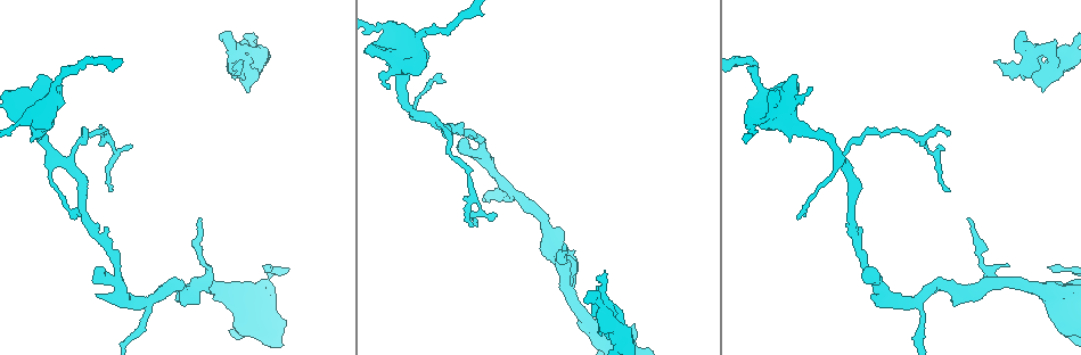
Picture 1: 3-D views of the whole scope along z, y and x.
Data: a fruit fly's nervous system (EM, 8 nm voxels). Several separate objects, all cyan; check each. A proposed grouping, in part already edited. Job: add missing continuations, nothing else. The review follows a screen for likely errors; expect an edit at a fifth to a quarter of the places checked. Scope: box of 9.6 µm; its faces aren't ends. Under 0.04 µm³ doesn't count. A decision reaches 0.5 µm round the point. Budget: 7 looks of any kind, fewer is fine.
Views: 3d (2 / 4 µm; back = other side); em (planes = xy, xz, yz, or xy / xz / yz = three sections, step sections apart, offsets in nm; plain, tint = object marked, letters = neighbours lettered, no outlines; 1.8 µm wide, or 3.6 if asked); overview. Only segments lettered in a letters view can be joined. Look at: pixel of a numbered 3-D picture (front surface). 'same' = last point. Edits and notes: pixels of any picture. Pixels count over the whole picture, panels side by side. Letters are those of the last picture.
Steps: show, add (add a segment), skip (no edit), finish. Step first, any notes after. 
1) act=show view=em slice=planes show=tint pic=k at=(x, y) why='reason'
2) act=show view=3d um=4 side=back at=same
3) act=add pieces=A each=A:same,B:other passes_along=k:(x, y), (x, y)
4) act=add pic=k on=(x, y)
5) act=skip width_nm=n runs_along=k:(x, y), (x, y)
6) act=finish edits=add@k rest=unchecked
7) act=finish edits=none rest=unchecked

act=show view=3d um=2 pic=1 at=(874, 294) why='free end'

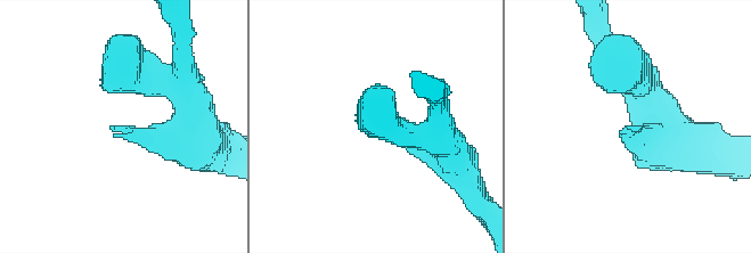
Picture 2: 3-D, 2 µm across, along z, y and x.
act=show view=em slice=planes show=letters pic=2 at=(114, 126)

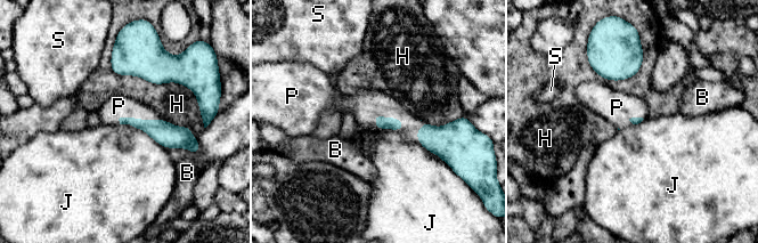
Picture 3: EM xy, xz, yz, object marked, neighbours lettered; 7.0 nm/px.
act=add pieces=P each=B:other,H:other,J:other,P:same,S:other found='it goes on there'

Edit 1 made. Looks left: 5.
act=show view=overview why='redraw'

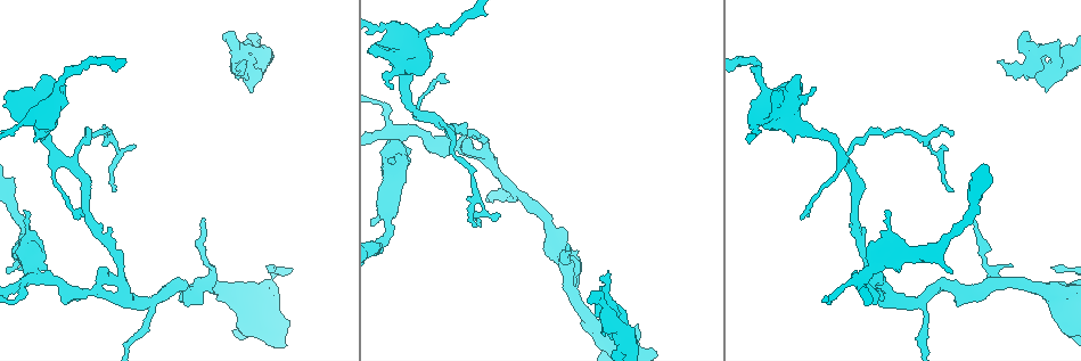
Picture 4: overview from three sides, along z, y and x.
act=show view=em slice=planes show=letters pic=4 at=(250, 89) why='free end'

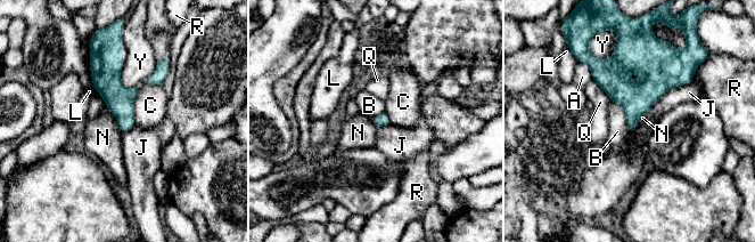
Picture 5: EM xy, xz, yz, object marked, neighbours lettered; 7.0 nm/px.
act=skip each=A:other,B:other,C:other,J:other,L:other,N:other,Q:other,R:other,Y:other border=5:(106, 107), (114, 115), (122, 131) found='none of them fits'

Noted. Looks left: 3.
act=show view=em slice=xz step=8 show=letters pic=4 at=(473, 226) why='free end'

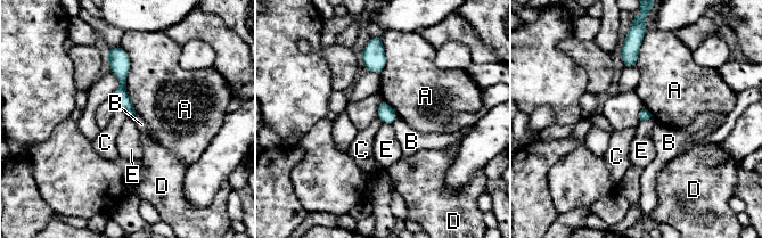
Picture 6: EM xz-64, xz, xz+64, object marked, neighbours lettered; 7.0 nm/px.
act=show view=em slice=planes show=letters at=same why='cut it another way'

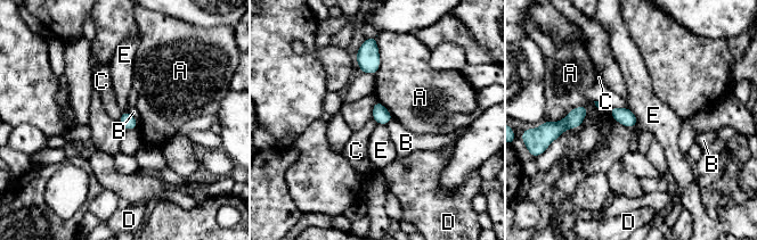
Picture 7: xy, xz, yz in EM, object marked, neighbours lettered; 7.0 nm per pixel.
act=skip longest_contact=A:300nm each=A:other,B:other,C:other,D:other,E:other border=7:(122, 113), (117, 121) found='no lettered segment goes on from it'

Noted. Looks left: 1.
act=finish edits=add@3 rest=unchecked

